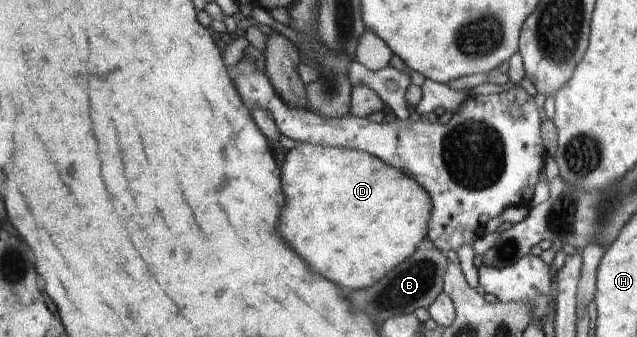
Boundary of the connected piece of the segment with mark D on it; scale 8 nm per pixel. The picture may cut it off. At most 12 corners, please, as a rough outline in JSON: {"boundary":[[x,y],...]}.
{"boundary":[[299,142],[282,235],[346,293],[416,252],[434,209],[374,154]]}

